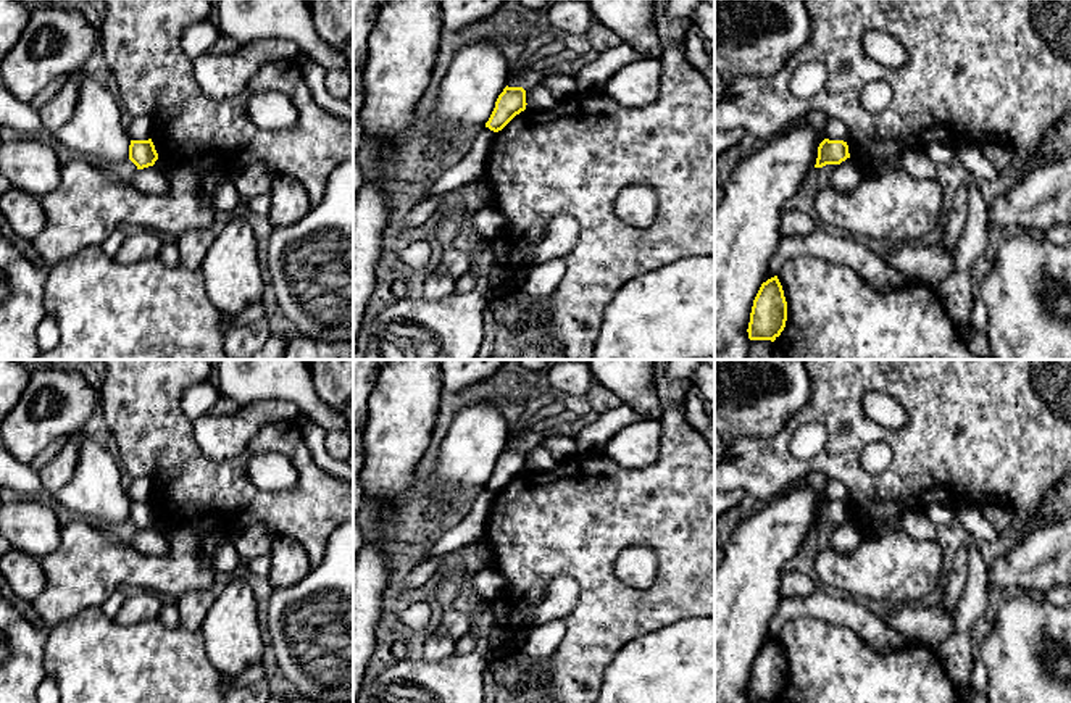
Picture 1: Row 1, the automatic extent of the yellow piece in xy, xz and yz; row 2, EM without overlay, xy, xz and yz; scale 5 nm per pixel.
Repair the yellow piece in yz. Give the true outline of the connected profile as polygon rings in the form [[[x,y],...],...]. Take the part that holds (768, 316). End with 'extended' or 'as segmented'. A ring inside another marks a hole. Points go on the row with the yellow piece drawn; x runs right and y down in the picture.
[[[777,276],[761,284],[748,322],[750,340],[774,342],[786,327],[787,302]]] | as segmented

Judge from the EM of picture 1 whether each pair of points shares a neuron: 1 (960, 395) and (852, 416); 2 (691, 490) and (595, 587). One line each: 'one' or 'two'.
1: one
2: one

